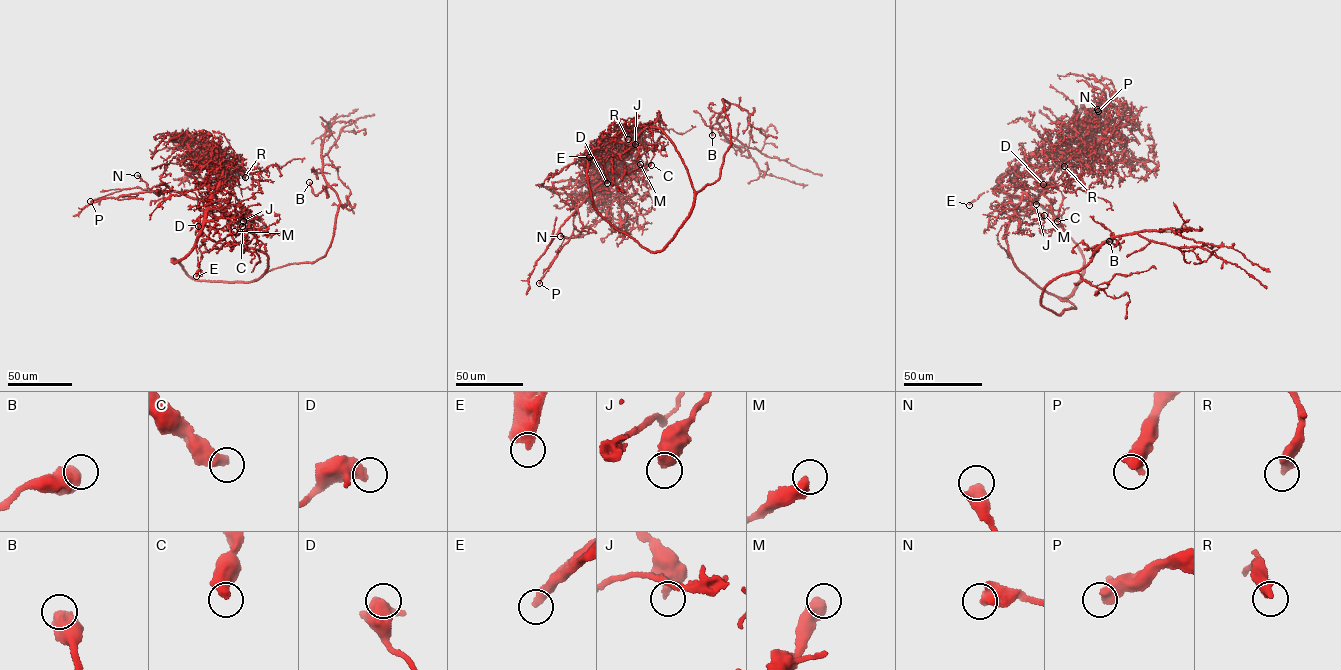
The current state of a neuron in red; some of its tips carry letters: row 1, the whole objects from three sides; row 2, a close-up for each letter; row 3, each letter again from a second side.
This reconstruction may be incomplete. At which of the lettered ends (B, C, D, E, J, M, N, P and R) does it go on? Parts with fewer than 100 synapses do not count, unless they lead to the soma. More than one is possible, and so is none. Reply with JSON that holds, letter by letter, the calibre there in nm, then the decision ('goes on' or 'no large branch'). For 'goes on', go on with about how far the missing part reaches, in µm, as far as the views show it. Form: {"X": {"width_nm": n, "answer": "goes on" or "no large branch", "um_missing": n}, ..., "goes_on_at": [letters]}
{"B": {"width_nm": 700, "answer": "no large branch"}, "C": {"width_nm": 460, "answer": "no large branch"}, "D": {"width_nm": 550, "answer": "no large branch"}, "E": {"width_nm": 500, "answer": "goes on", "um_missing": 30}, "J": {"width_nm": 500, "answer": "no large branch"}, "M": {"width_nm": 500, "answer": "no large branch"}, "N": {"width_nm": 600, "answer": "no large branch"}, "P": {"width_nm": 600, "answer": "no large branch"}, "R": {"width_nm": 420, "answer": "no large branch"}, "goes_on_at": ["E"]}

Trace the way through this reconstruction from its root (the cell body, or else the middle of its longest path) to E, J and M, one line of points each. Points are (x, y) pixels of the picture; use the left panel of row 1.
E: (265, 271), (267, 255), (229, 244), (245, 242), (248, 223), (223, 217), (199, 235), (196, 276)
J: (265, 271), (267, 255), (233, 238), (223, 204), (234, 206), (243, 221)
M: (265, 271), (267, 255), (254, 248), (233, 242), (215, 248), (217, 243), (234, 231)

